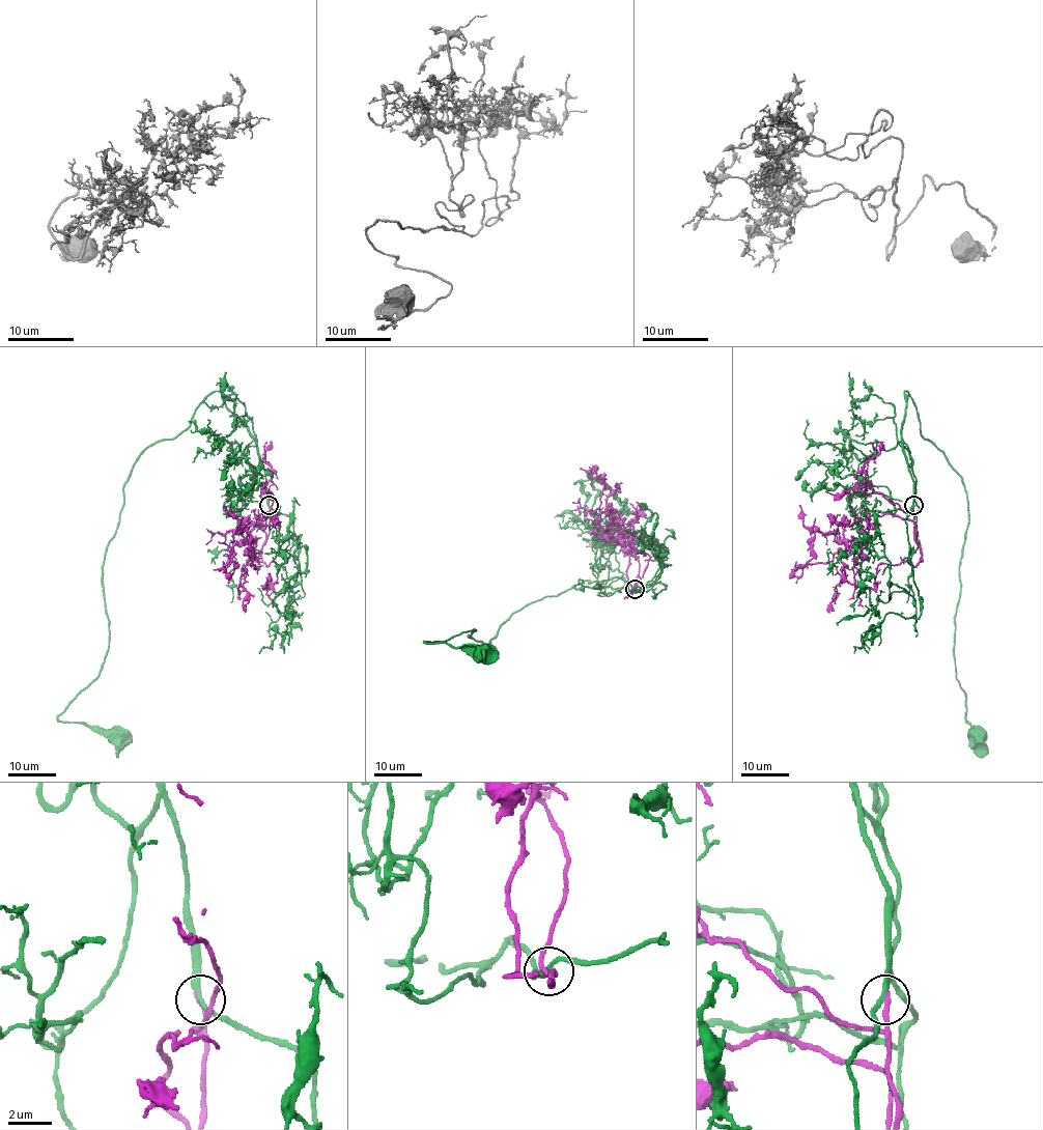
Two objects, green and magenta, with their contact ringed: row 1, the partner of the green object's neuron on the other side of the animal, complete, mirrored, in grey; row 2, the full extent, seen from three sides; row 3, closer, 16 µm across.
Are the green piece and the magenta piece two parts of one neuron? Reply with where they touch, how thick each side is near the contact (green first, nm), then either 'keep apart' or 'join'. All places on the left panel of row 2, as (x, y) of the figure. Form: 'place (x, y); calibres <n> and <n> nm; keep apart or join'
place (269, 505); calibres 200 and 280 nm; join

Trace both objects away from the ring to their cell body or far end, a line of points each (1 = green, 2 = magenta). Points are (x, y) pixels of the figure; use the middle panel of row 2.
1: (635, 589), (624, 580), (586, 581), (523, 606), (486, 645), (469, 636), (475, 629), (424, 641), (484, 653)
2: (635, 589), (626, 590), (632, 543), (628, 548), (616, 542), (621, 535), (618, 517), (611, 521), (612, 504)

